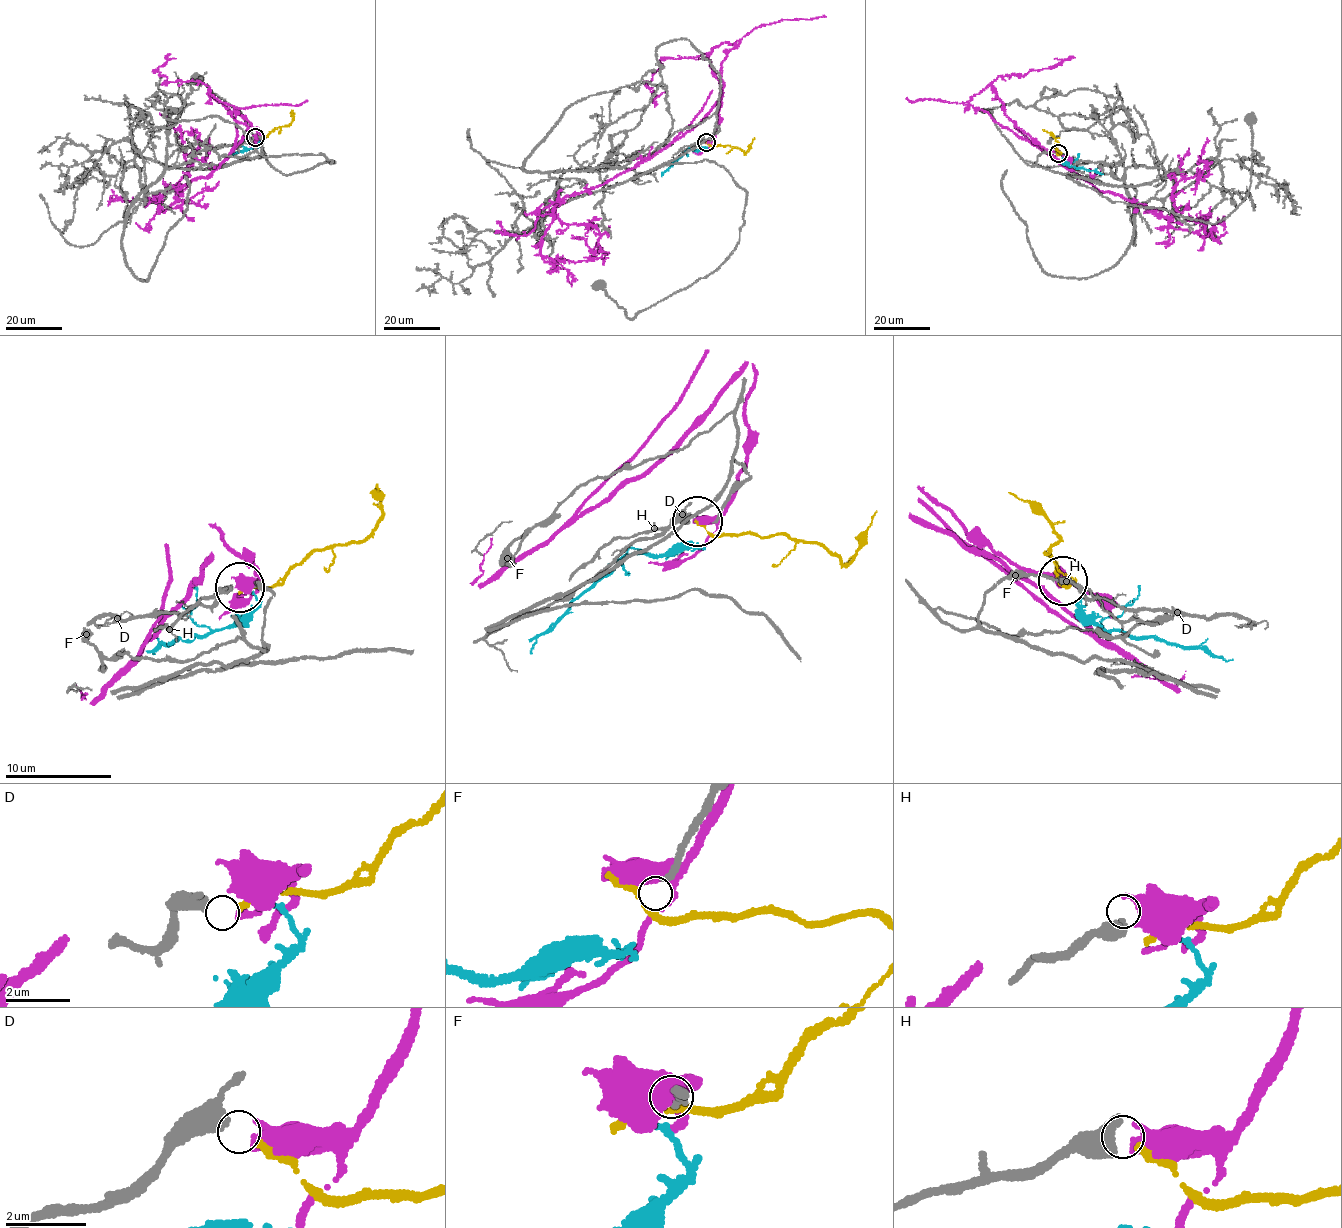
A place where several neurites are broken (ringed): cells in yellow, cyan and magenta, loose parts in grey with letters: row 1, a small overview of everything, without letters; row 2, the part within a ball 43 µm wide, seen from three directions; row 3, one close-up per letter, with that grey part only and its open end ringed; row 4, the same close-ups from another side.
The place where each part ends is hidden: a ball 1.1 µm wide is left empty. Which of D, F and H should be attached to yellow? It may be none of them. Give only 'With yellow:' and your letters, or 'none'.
With yellow: D

